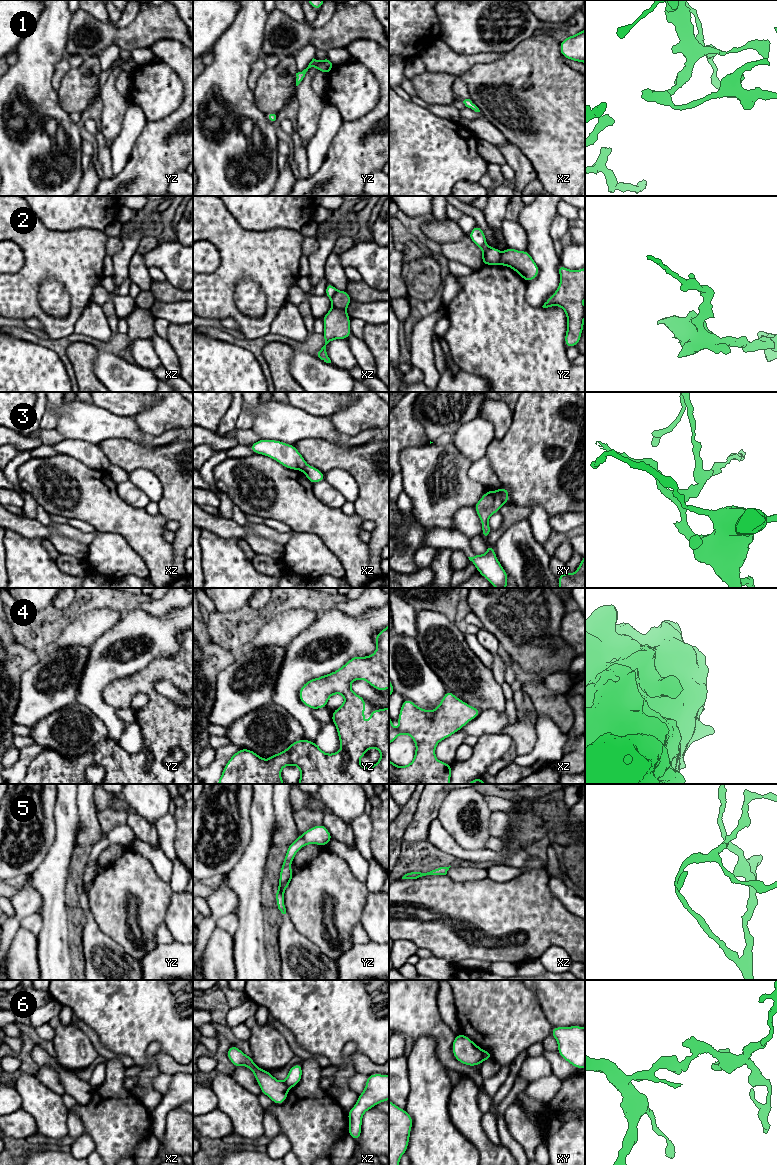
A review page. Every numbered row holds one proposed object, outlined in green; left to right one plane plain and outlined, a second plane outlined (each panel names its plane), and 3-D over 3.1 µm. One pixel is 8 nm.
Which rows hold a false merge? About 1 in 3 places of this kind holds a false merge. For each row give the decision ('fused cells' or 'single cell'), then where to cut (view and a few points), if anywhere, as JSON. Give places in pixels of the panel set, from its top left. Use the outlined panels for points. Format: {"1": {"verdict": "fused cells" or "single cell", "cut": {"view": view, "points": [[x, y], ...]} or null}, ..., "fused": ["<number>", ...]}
{"1": {"verdict": "single cell", "cut": null}, "2": {"verdict": "fused cells", "cut": {"view": "xz", "points": [[332, 306], [345, 310]]}}, "3": {"verdict": "fused cells", "cut": {"view": "xy", "points": [[498, 490], [504, 502]]}}, "4": {"verdict": "single cell", "cut": null}, "5": {"verdict": "single cell", "cut": null}, "6": {"verdict": "fused cells", "cut": {"view": "xy", "points": [[482, 1050], [483, 1059]]}}, "fused": ["2", "3", "6"]}

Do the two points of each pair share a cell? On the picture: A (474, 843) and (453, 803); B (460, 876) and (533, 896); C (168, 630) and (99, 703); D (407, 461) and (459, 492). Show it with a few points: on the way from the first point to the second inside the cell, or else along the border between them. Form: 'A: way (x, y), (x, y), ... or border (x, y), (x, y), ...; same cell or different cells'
A: way (464, 834), (456, 823), (455, 813); same cell
B: border (487, 877), (471, 881), (452, 880); different cells
C: way (151, 654), (125, 665), (118, 665), (104, 679); same cell
D: way (420, 468), (438, 486), (446, 487); same cell

